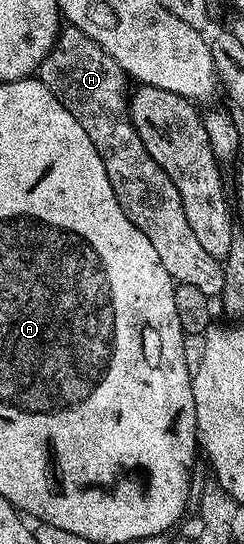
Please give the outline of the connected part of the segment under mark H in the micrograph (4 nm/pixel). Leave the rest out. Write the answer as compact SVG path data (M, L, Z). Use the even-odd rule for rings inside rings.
M66 27L59 32L56 43L50 48L50 54L38 66L36 77L46 84L52 95L56 95L59 103L74 116L76 123L80 123L80 127L88 131L100 159L104 159L104 167L108 171L108 179L112 183L112 191L116 195L118 206L137 229L148 235L148 243L152 243L156 255L160 255L160 264L164 267L164 271L168 271L168 275L174 278L178 285L196 287L196 291L204 291L206 297L217 298L224 287L222 261L208 255L204 247L196 243L196 235L192 235L192 227L188 227L188 219L184 219L184 207L180 203L180 195L172 179L168 179L166 172L151 159L148 151L144 151L144 143L140 143L127 112L128 78L112 59L112 55L108 55L95 41L88 39L84 31Z

